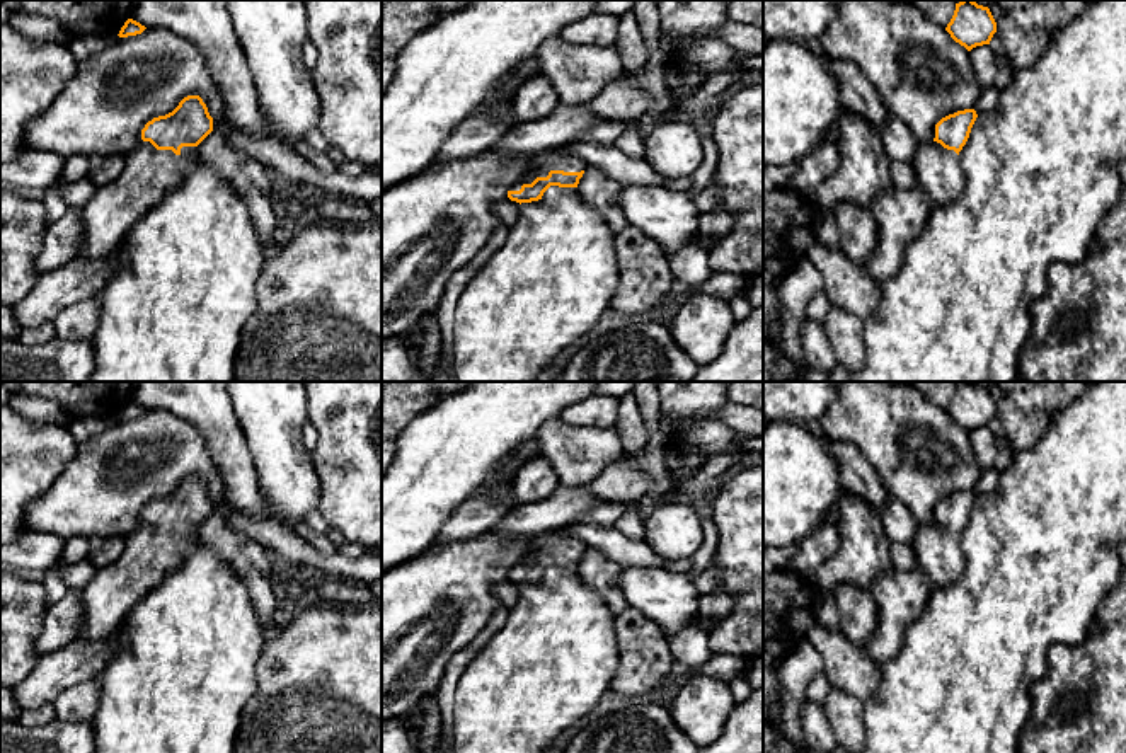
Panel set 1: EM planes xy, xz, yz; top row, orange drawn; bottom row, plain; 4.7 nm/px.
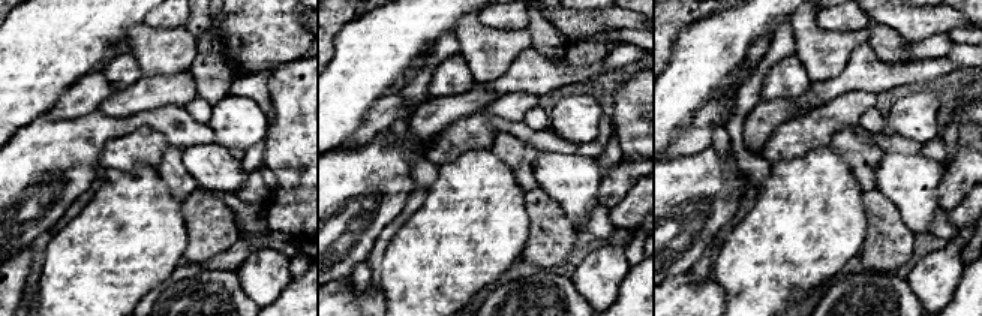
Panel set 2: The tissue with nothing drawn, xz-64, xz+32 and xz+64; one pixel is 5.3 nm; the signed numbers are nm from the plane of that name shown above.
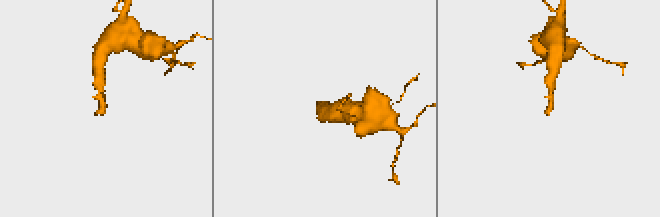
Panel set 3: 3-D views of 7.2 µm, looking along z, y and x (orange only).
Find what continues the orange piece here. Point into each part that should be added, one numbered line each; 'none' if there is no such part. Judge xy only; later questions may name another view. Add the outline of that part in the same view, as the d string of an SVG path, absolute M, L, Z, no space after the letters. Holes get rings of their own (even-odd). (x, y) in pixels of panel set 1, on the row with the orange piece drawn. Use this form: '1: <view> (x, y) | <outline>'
1: xy (149, 174) | M140 141L126 157L126 165L116 181L97 187L87 204L80 208L80 227L83 242L78 250L82 259L102 259L116 254L119 244L136 221L162 198L177 187L184 175L192 170L198 162L198 147L182 147L175 155L172 150L157 150L150 141Z

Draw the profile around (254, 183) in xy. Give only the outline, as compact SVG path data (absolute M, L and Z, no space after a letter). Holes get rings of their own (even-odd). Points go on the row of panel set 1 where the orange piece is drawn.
M211 131L198 145L199 160L228 181L247 204L257 237L262 245L264 261L271 259L279 245L274 239L278 215L274 211L273 172L252 157L235 150L218 131Z

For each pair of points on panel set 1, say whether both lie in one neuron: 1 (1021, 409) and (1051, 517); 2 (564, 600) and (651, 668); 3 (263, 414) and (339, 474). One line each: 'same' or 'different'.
1: different
2: different
3: different

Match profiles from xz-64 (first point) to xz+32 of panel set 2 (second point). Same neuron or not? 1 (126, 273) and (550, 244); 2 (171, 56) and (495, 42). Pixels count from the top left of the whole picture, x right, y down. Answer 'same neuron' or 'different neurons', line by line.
1: different neurons
2: same neuron

